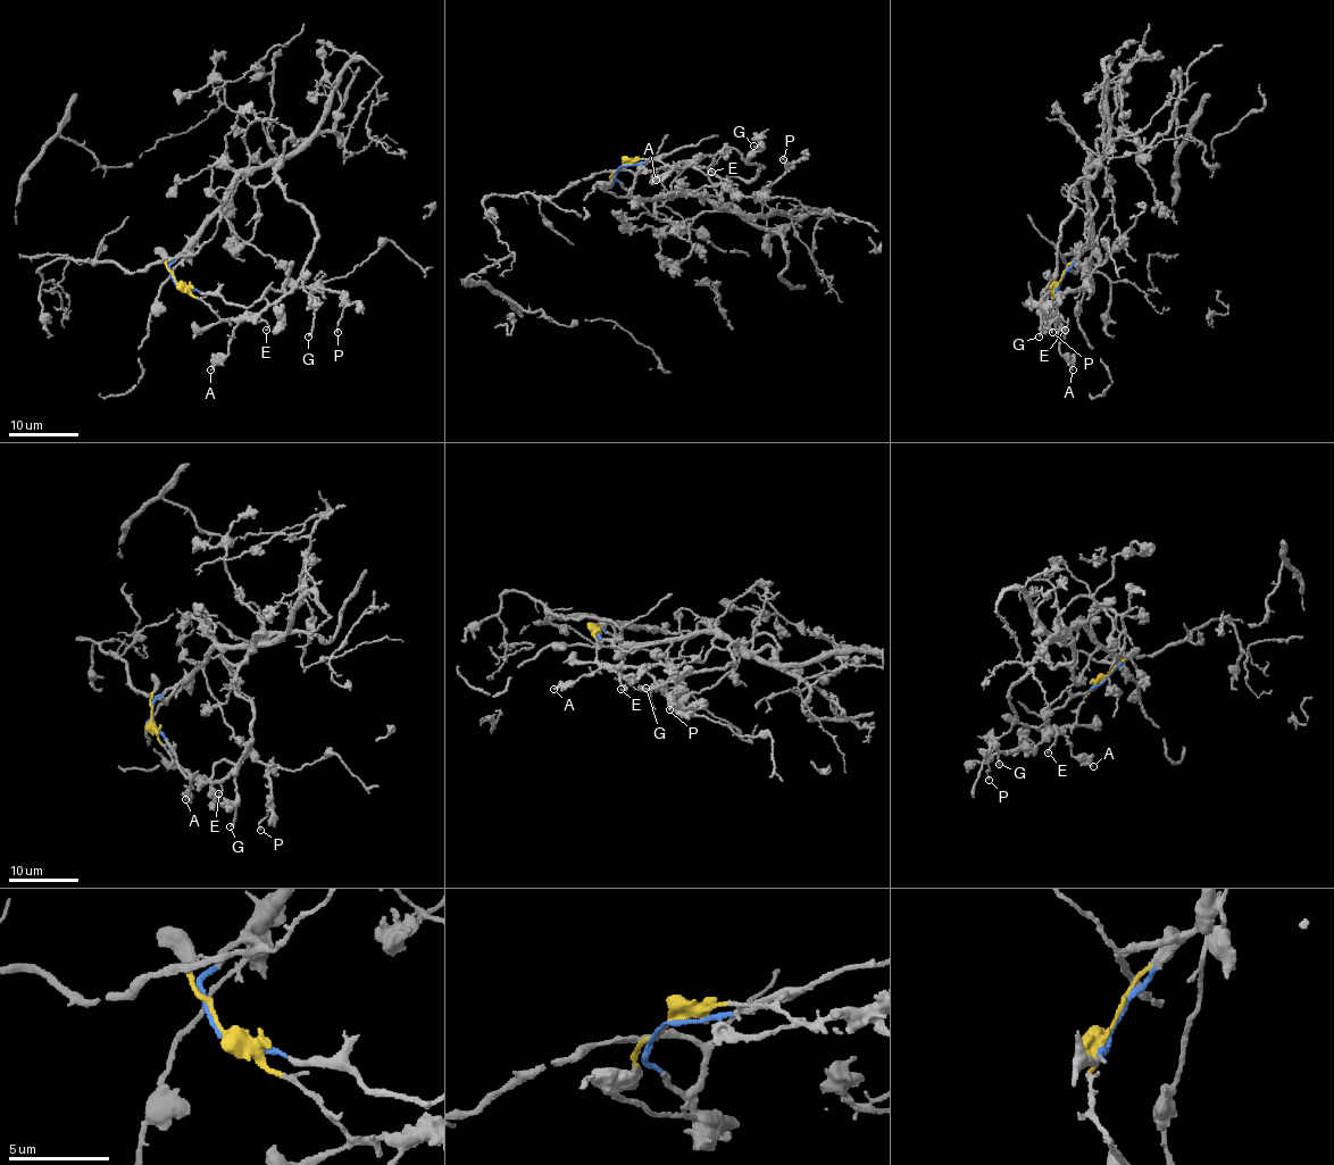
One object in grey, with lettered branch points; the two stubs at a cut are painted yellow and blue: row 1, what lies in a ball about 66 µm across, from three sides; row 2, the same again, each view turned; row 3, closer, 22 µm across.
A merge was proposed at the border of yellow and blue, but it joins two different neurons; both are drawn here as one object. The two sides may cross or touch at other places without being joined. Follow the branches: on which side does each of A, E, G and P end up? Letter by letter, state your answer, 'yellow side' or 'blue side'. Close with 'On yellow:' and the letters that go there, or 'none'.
A: yellow side
E: yellow side
G: yellow side
P: yellow side
On yellow: A, E, G, P

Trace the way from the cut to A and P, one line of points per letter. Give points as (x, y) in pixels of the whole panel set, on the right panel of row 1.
A: (1060, 281), (1052, 294), (1052, 313), (1060, 327), (1059, 352), (1073, 369)
P: (1060, 281), (1052, 294), (1059, 319), (1049, 307), (1066, 290), (1090, 288), (1064, 293), (1052, 333)

